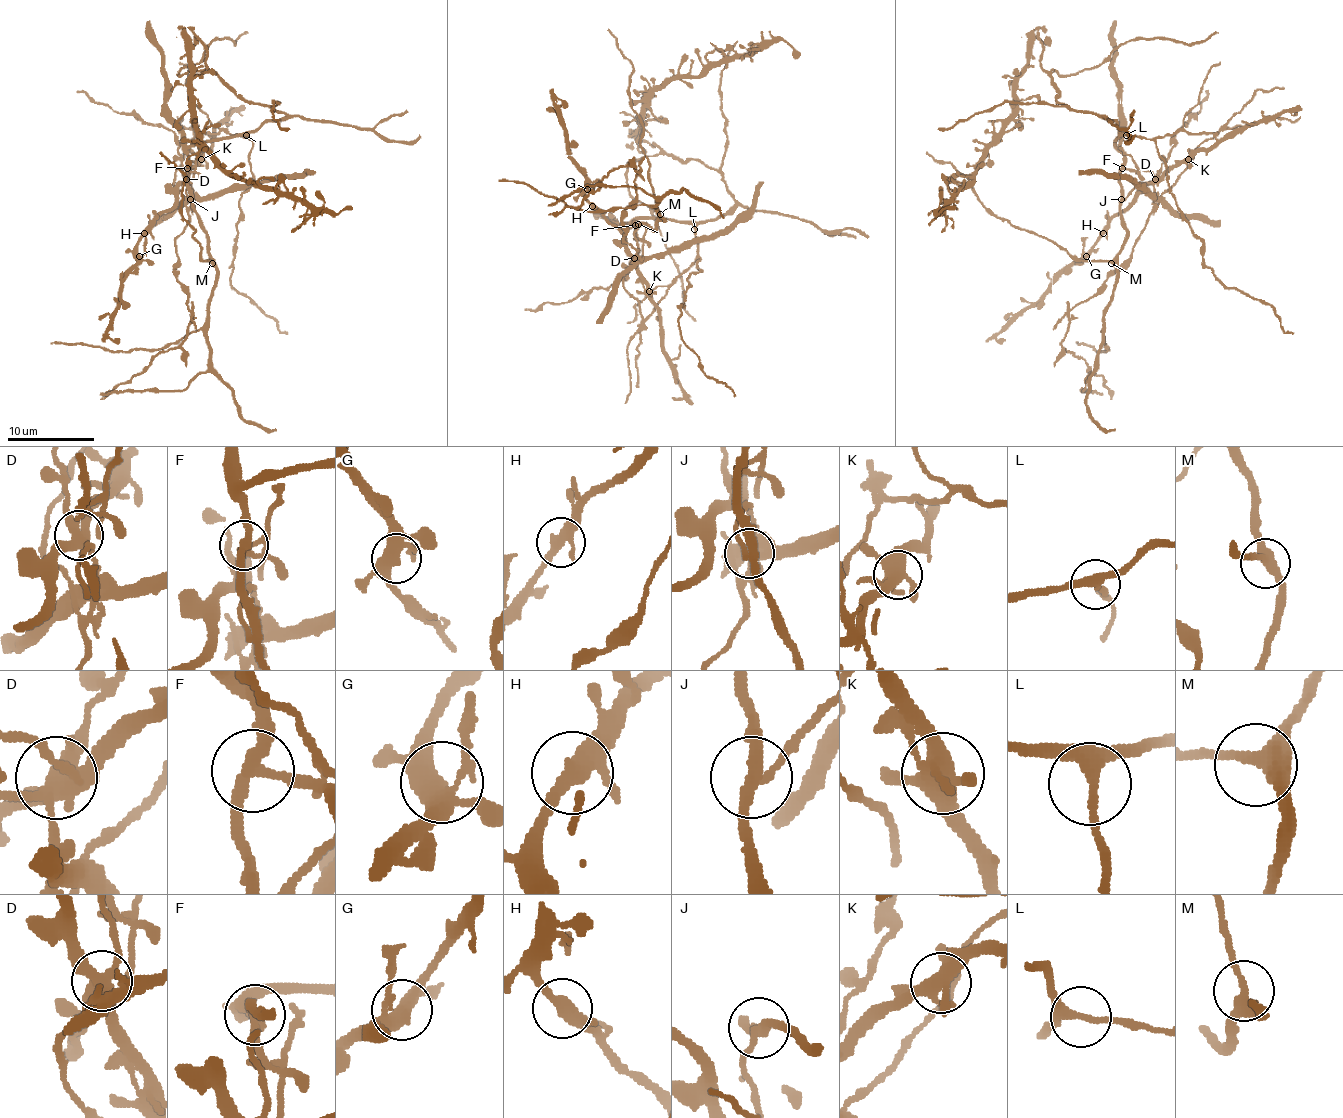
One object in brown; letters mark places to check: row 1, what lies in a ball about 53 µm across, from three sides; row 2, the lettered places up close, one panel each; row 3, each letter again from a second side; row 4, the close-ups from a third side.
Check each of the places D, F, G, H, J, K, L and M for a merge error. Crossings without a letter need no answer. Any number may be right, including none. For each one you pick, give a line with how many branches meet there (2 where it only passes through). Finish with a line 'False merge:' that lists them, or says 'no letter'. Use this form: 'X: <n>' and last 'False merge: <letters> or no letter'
D: 6
F: 3
J: 3
False merge: D, F, J

